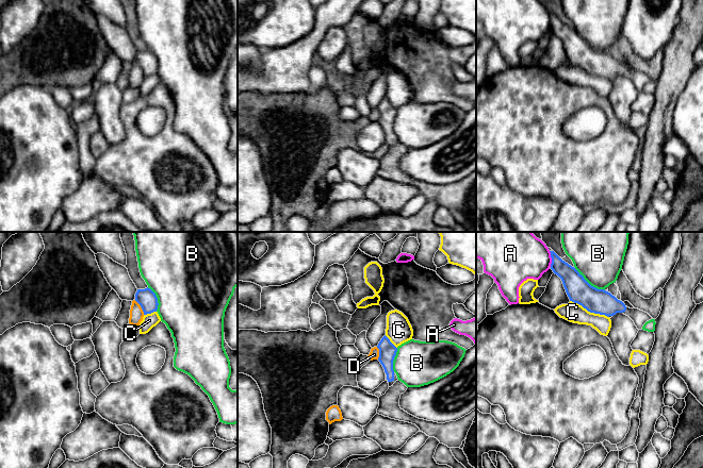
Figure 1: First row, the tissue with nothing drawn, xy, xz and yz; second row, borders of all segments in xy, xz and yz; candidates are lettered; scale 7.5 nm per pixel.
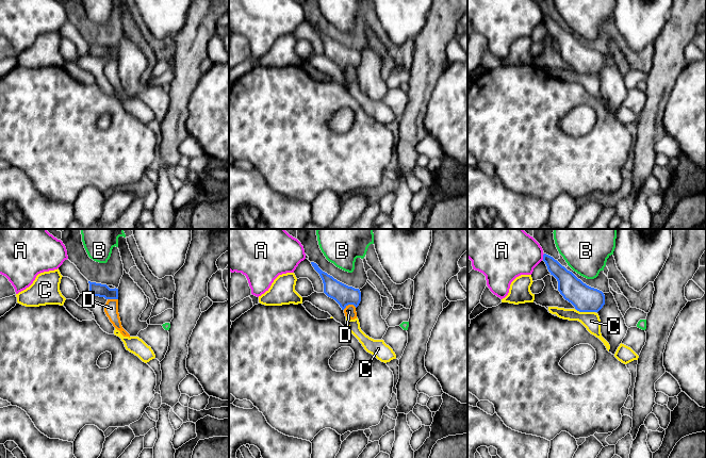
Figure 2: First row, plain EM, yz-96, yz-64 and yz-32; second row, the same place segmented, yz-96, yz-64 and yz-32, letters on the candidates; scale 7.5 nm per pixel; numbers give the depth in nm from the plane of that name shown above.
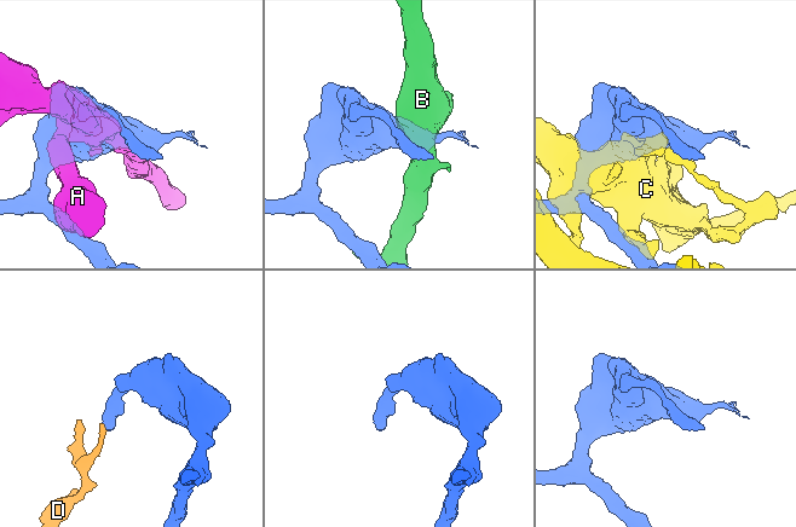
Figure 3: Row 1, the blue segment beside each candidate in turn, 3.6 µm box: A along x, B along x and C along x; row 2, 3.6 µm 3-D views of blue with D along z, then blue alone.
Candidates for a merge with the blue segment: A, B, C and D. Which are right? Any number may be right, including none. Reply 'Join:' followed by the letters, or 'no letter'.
Join: no letter

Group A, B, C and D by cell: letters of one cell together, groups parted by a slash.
A / B / C / D

